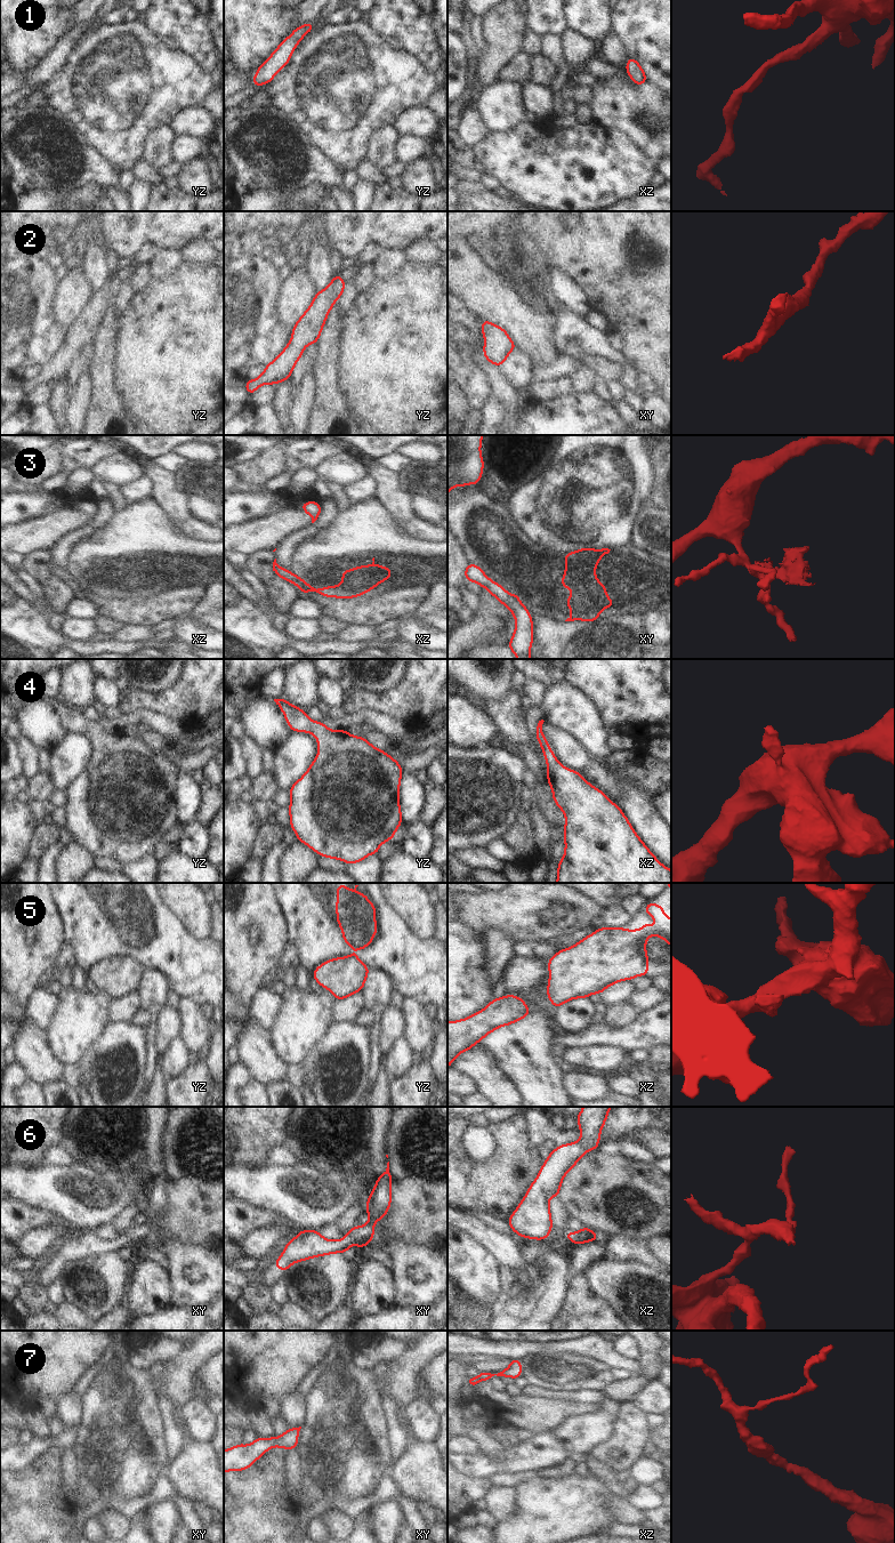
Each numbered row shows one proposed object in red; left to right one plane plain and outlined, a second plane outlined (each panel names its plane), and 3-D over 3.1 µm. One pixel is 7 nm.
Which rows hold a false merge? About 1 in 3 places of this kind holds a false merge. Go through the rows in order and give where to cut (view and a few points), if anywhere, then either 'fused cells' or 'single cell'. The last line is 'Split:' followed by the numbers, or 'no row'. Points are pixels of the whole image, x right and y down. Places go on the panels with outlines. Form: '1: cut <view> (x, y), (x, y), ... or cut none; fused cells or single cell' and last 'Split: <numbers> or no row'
1: cut none; single cell
2: cut none; single cell
3: cut xz (296, 576), (292, 581); fused cells
4: cut none; single cell
5: cut yz (351, 955), (355, 956); fused cells
6: cut none; single cell
7: cut none; single cell
Split: 3, 5

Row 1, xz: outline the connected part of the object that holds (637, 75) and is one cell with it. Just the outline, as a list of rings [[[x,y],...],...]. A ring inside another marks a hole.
[[[632,57],[628,58],[626,71],[630,79],[639,87],[644,82],[646,82],[648,79],[646,74],[644,73],[643,69],[640,67],[640,64]]]

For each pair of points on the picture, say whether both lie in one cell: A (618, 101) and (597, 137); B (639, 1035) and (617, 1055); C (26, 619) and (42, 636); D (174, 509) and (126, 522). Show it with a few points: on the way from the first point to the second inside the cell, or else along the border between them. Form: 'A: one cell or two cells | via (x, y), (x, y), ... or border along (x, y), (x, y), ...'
A: two cells | border along (594, 120), (615, 127), (629, 136)
B: two cells | border along (597, 1045), (618, 1045), (629, 1053)
C: one cell | via (30, 624), (38, 632)
D: two cells | border along (153, 501), (175, 528)

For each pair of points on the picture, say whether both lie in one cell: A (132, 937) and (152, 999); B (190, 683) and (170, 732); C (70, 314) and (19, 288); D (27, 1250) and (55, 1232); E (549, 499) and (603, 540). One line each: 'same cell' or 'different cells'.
A: different cells
B: different cells
C: different cells
D: same cell
E: same cell

